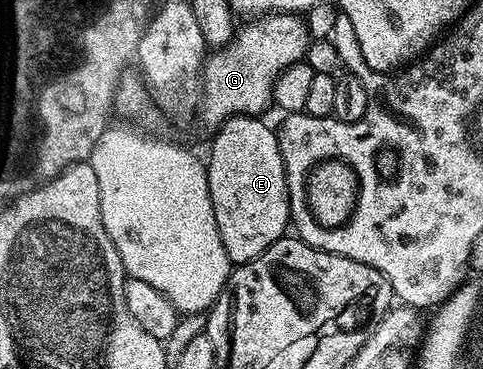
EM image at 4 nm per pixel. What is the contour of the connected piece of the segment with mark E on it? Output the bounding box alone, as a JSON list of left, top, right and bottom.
[205,115,291,264]

